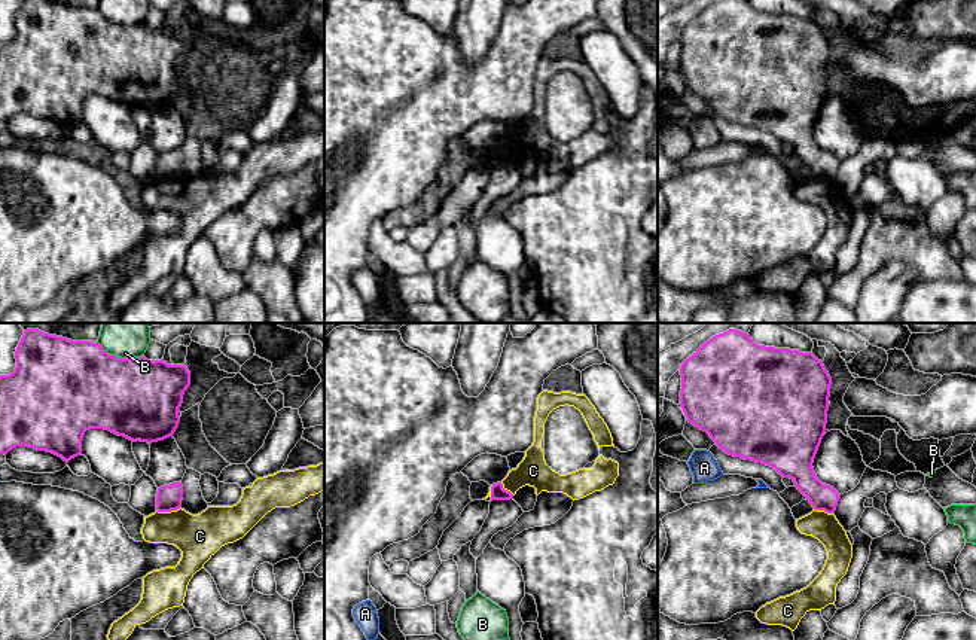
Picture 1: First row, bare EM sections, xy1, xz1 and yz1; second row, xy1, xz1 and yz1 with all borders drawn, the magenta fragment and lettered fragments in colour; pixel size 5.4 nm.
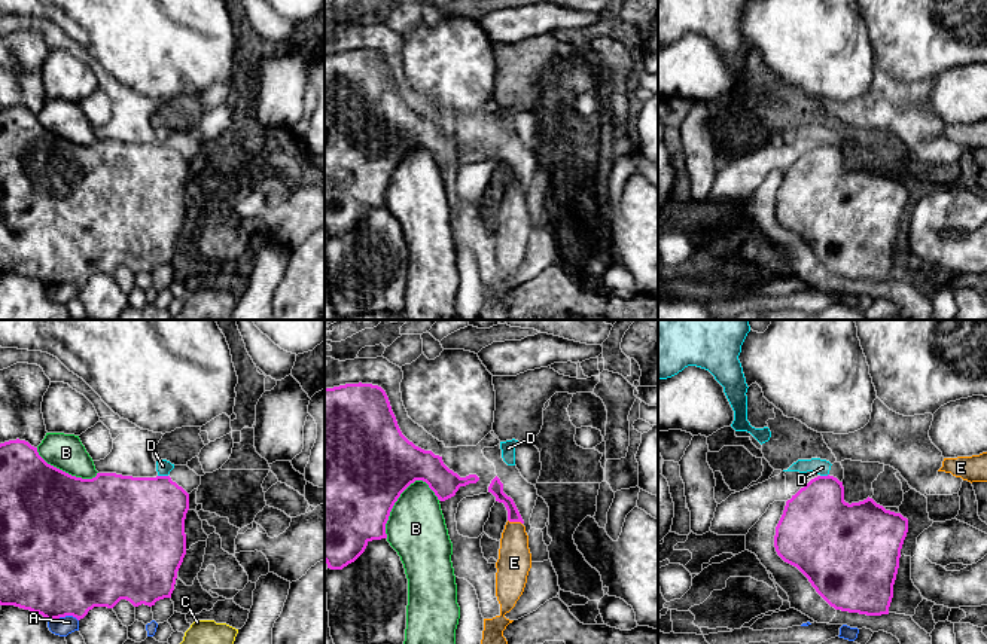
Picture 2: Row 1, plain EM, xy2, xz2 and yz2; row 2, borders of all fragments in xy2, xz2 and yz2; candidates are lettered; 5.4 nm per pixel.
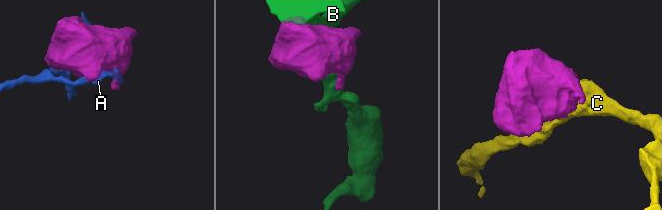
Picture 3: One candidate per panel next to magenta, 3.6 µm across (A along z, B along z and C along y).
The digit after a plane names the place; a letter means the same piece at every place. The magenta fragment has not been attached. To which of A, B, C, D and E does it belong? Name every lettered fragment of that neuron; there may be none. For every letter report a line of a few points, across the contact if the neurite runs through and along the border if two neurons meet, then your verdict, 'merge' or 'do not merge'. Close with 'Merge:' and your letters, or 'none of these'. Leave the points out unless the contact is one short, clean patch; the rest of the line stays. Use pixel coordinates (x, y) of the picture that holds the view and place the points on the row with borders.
A: do not merge
B: do not merge
C: xy1 (180, 506), (171, 511), (156, 511) | do not merge
D: xy2 (158, 475), (167, 476) | do not merge
E: xz2 (496, 487), (515, 521), (514, 562) | merge
Merge: E

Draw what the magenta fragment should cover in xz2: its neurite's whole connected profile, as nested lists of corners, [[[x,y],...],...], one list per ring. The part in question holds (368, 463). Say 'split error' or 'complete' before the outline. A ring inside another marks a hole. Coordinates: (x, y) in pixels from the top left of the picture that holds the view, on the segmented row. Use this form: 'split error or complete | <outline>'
complete | [[[345,384],[325,387],[325,562],[330,570],[342,570],[354,562],[372,540],[387,538],[386,524],[400,494],[415,480],[423,480],[445,501],[460,486],[476,483],[479,477],[460,477],[450,470],[442,457],[424,451],[409,442],[400,431],[386,391],[372,384]]]

